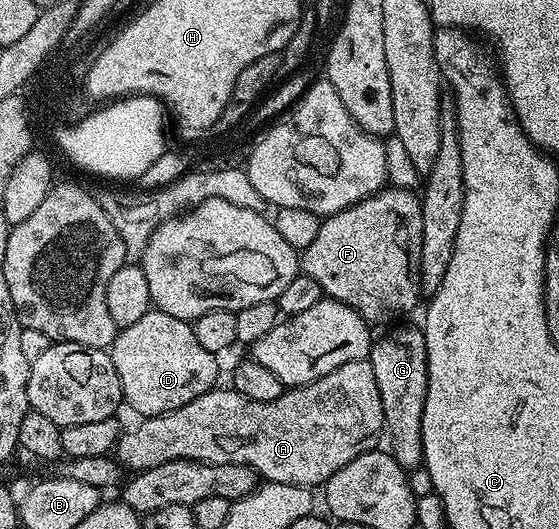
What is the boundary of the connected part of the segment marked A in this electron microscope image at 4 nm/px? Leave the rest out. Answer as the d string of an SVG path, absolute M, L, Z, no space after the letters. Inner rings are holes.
M368 359L347 362L310 384L286 387L285 393L271 402L255 402L228 387L221 387L214 387L173 412L144 417L138 428L130 432L128 429L115 449L115 459L121 463L122 469L138 473L172 460L201 460L204 464L247 466L270 484L283 482L312 489L313 484L324 485L335 470L343 470L351 458L374 451L378 447L377 435L380 432L382 435L385 428L382 399Z

